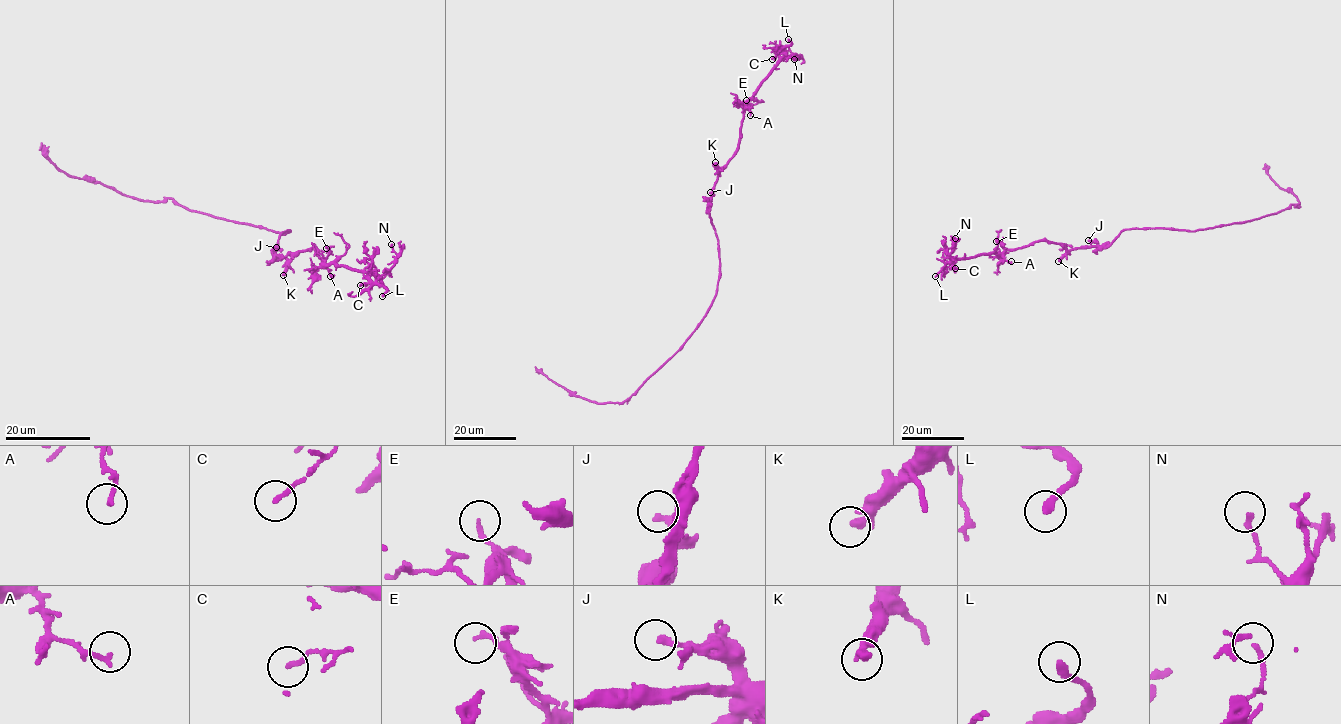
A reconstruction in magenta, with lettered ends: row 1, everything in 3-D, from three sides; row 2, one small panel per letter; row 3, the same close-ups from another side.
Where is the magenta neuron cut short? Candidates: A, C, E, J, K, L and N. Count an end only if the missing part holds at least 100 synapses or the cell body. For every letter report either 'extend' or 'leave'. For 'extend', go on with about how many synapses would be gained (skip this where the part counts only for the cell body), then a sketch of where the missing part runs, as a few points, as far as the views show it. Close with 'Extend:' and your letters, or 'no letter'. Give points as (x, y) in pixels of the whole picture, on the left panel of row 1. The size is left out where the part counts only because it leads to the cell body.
A: leave
C: leave
E: leave
J: leave
K: leave
L: extend | (382, 296), (376, 302), (349, 302), (296, 281), (263, 272), (248, 272), (221, 282)
N: leave
Extend: L

